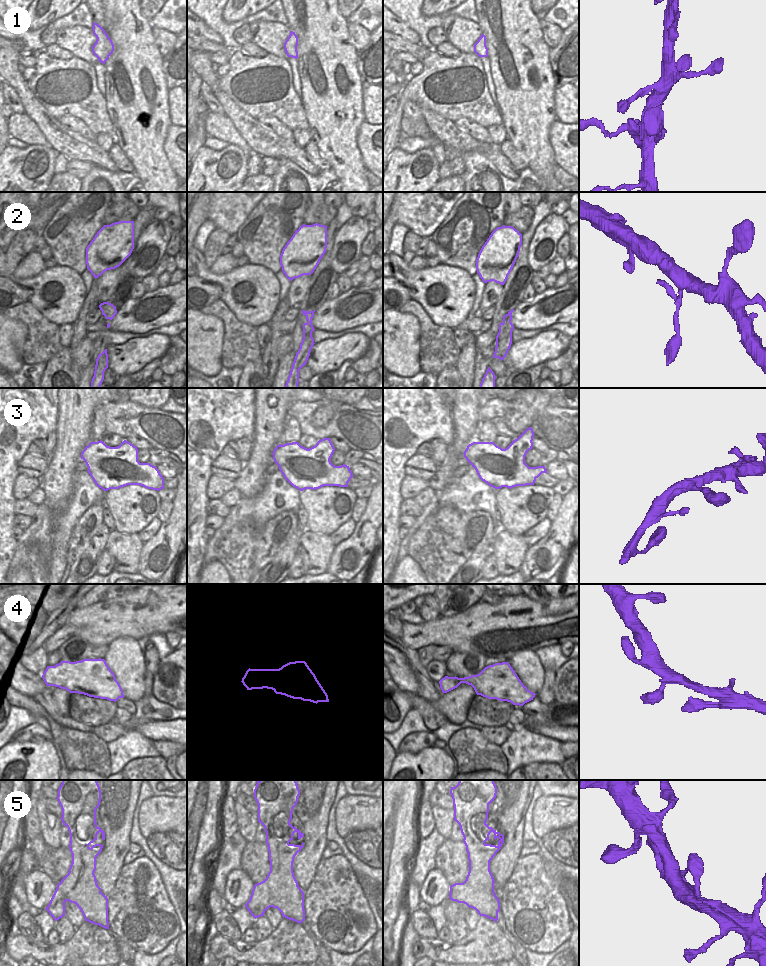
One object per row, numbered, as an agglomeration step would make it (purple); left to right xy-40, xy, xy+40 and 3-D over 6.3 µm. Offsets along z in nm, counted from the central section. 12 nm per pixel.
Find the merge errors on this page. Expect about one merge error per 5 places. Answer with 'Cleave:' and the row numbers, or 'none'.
Cleave: none

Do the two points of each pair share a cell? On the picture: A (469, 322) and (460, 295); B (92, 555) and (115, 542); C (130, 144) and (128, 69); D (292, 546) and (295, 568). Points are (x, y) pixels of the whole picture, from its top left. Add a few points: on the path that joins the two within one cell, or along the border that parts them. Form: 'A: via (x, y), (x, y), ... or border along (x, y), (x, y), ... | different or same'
A: border along (467, 316), (455, 327) | different
B: border along (110, 530), (104, 549) | different
C: via (135, 125), (135, 88) | same
D: border along (297, 552), (288, 573) | different

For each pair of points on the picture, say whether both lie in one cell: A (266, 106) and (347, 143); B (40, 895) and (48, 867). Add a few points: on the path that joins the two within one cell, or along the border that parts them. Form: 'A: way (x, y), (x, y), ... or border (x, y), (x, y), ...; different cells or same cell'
A: border (302, 102), (309, 129); different cells
B: border (38, 867), (56, 884); different cells

